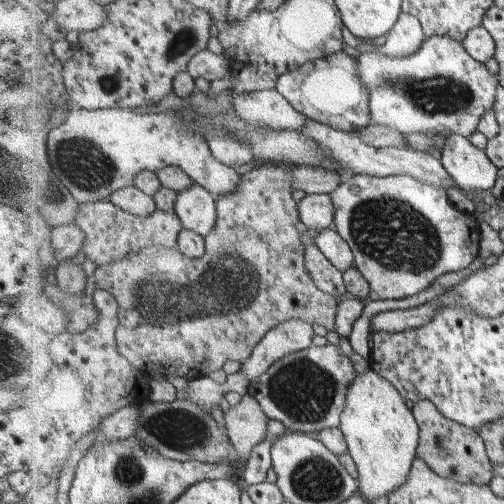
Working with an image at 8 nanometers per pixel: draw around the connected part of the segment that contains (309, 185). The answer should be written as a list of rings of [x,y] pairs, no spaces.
[[[297,166],[294,168],[293,179],[293,189],[300,189],[306,194],[333,192],[341,186],[338,172],[323,167]]]

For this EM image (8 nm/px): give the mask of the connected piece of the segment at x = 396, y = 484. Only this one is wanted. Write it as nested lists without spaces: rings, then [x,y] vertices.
[[[370,367],[366,373],[359,375],[357,381],[349,388],[346,408],[341,414],[339,428],[345,436],[347,451],[358,467],[359,492],[367,501],[371,502],[381,496],[388,498],[408,484],[414,461],[418,458],[420,424],[412,410],[409,410],[409,406],[405,404],[405,399],[399,390],[373,368]]]

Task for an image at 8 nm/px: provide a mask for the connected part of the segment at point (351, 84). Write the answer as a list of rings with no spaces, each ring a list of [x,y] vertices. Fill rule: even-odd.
[[[346,50],[325,59],[315,60],[302,68],[286,73],[278,79],[276,89],[285,99],[305,117],[333,127],[337,131],[357,132],[371,124],[370,89],[358,74],[358,60],[347,56]]]

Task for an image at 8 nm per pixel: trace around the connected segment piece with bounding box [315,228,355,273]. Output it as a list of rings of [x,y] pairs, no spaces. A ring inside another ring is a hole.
[[[323,229],[315,239],[315,245],[341,273],[349,271],[355,265],[349,244],[337,230]]]

